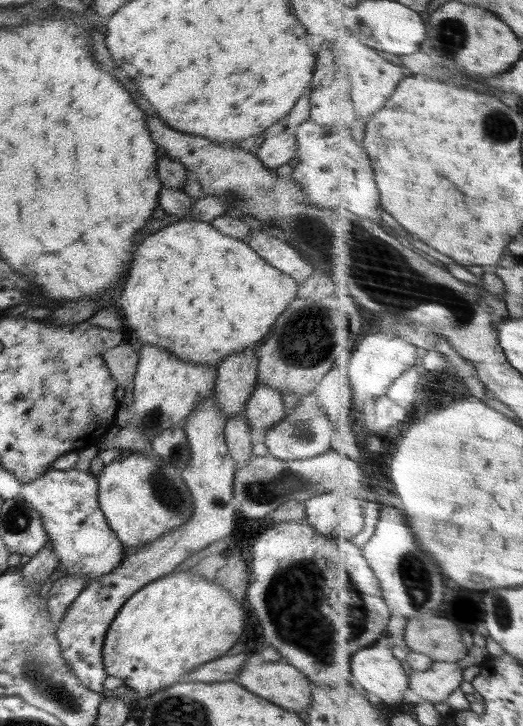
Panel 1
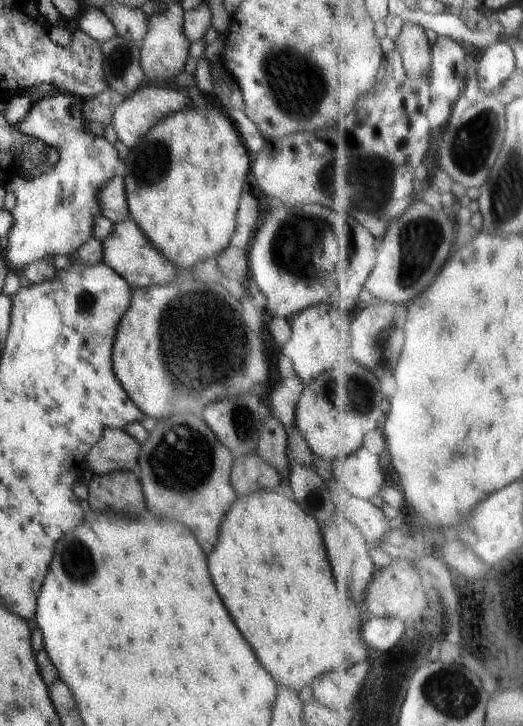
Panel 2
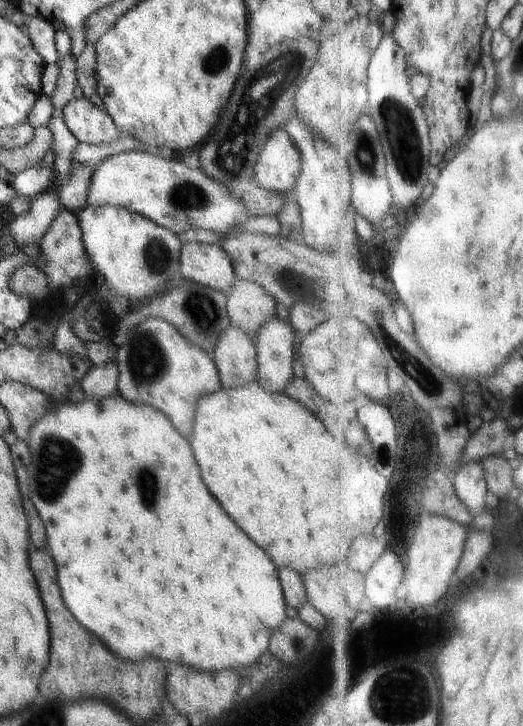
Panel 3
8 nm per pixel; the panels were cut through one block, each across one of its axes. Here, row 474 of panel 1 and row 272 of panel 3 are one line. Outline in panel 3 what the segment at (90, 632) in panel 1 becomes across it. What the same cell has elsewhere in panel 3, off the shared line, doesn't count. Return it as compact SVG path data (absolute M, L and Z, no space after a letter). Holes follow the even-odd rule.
M198 241L184 242L181 246L181 276L188 281L216 289L227 297L238 280L231 260L224 249L218 244L199 243Z

